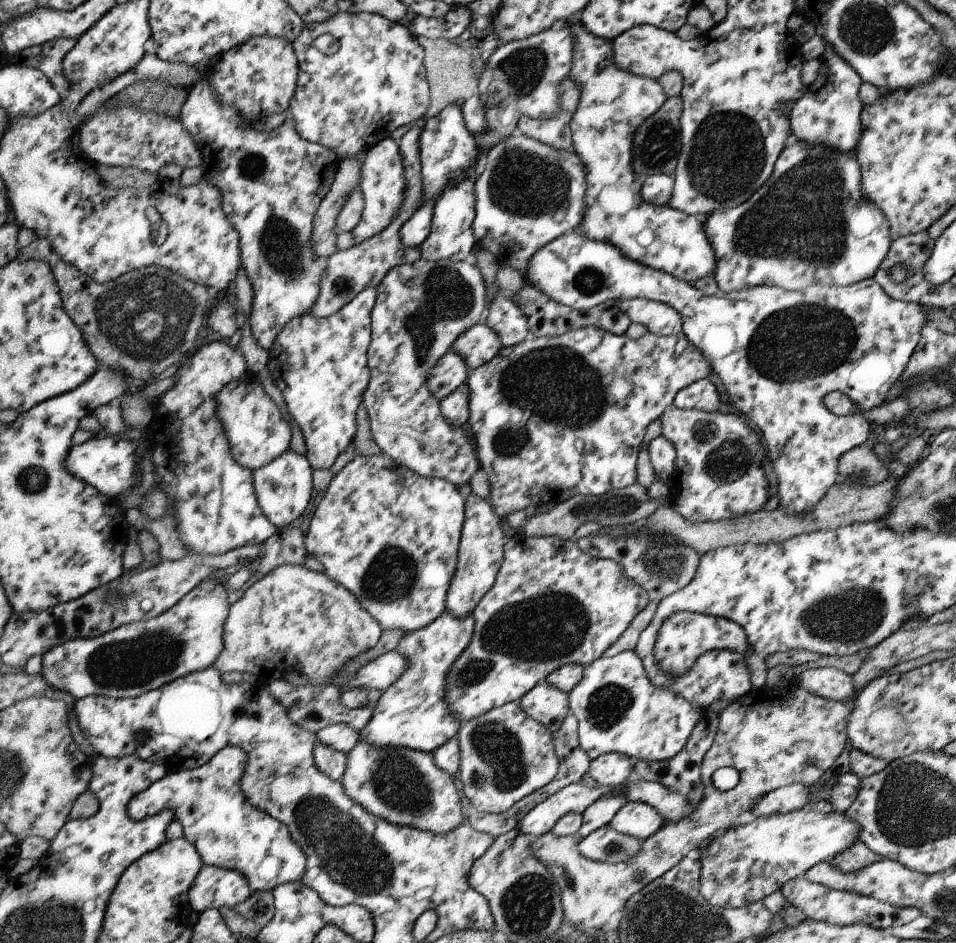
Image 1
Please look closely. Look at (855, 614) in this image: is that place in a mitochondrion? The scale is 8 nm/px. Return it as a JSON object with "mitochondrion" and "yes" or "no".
{"mitochondrion":"yes"}

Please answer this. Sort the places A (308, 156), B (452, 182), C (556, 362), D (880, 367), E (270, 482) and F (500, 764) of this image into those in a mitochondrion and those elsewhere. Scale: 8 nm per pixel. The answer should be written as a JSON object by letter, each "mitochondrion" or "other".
{"A":"other","B":"other","C":"mitochondrion","D":"other","E":"mitochondrion","F":"mitochondrion"}

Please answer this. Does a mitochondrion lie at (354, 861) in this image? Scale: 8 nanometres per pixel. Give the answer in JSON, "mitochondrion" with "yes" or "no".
{"mitochondrion":"yes"}

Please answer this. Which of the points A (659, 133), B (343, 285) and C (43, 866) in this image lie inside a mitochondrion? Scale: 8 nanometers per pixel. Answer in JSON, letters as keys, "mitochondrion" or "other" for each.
{"A":"mitochondrion","B":"mitochondrion","C":"other"}

